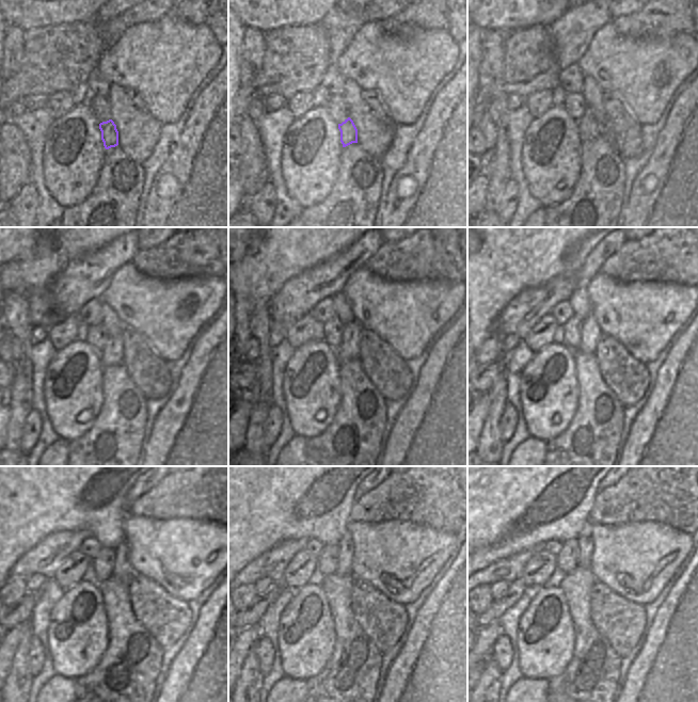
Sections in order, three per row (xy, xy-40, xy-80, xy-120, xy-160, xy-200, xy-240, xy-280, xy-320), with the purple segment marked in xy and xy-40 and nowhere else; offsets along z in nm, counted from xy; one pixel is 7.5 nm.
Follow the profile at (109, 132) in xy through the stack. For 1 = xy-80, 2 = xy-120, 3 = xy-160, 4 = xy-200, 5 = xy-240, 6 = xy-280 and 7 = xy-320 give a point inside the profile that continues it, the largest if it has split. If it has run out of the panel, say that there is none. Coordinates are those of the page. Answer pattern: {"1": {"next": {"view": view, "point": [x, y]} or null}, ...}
{"1": {"next": {"view": "xy-80", "point": [588, 126]}}, "2": {"next": {"view": "xy-120", "point": [112, 354]}}, "3": {"next": {"view": "xy-160", "point": [349, 349]}}, "4": {"next": {"view": "xy-200", "point": [590, 332]}}, "5": {"next": {"view": "xy-240", "point": [110, 572]}}, "6": {"next": {"view": "xy-280", "point": [346, 544]}}, "7": {"next": {"view": "xy-320", "point": [585, 540]}}}

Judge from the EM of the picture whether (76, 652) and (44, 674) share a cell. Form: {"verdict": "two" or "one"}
{"verdict": "two"}

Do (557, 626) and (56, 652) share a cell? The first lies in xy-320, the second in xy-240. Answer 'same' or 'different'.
same

